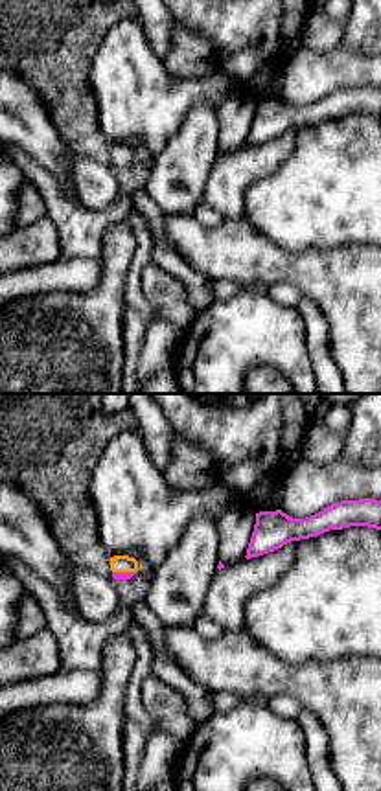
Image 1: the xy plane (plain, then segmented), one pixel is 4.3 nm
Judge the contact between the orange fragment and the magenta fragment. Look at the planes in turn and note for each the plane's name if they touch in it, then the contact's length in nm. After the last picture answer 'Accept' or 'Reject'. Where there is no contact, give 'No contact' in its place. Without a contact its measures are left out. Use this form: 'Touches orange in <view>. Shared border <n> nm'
Touches orange in xy. Shared border 100 nm

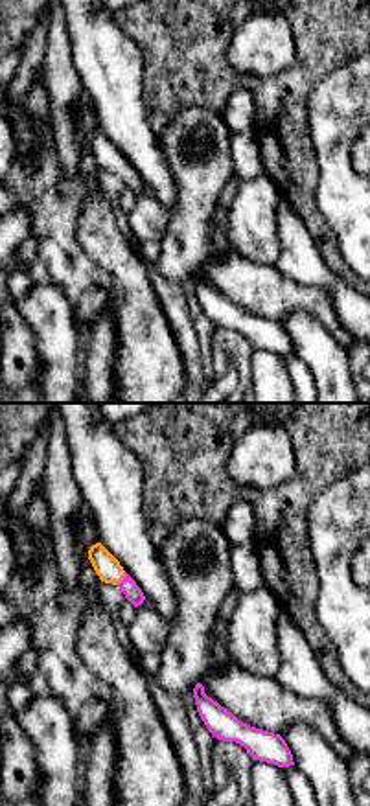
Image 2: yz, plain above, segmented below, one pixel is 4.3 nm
Touches orange in yz. Shared border 70 nm

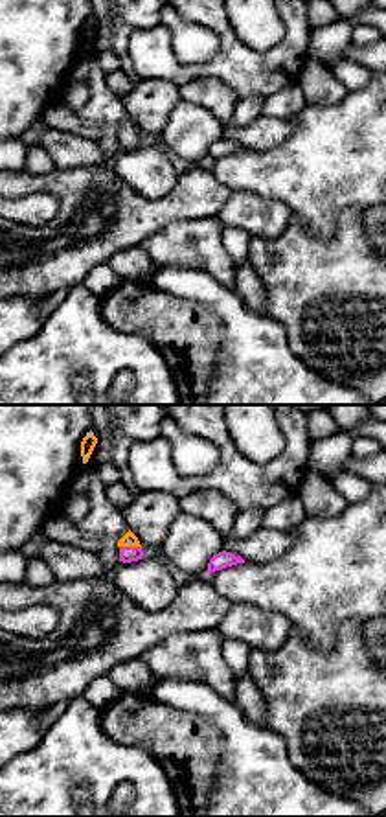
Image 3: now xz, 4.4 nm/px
Touches orange in xz. Shared border 100 nm

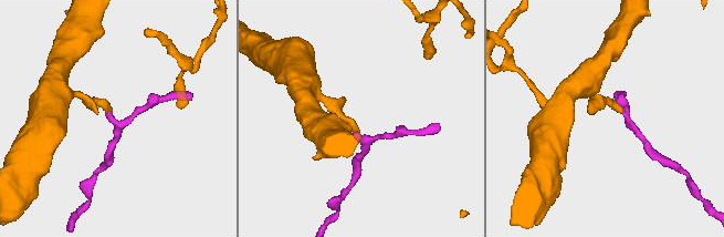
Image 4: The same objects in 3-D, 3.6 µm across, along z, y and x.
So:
Accept

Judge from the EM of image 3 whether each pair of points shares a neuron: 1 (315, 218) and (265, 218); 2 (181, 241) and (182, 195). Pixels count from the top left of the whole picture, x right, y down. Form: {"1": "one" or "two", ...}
{"1": "two", "2": "two"}

